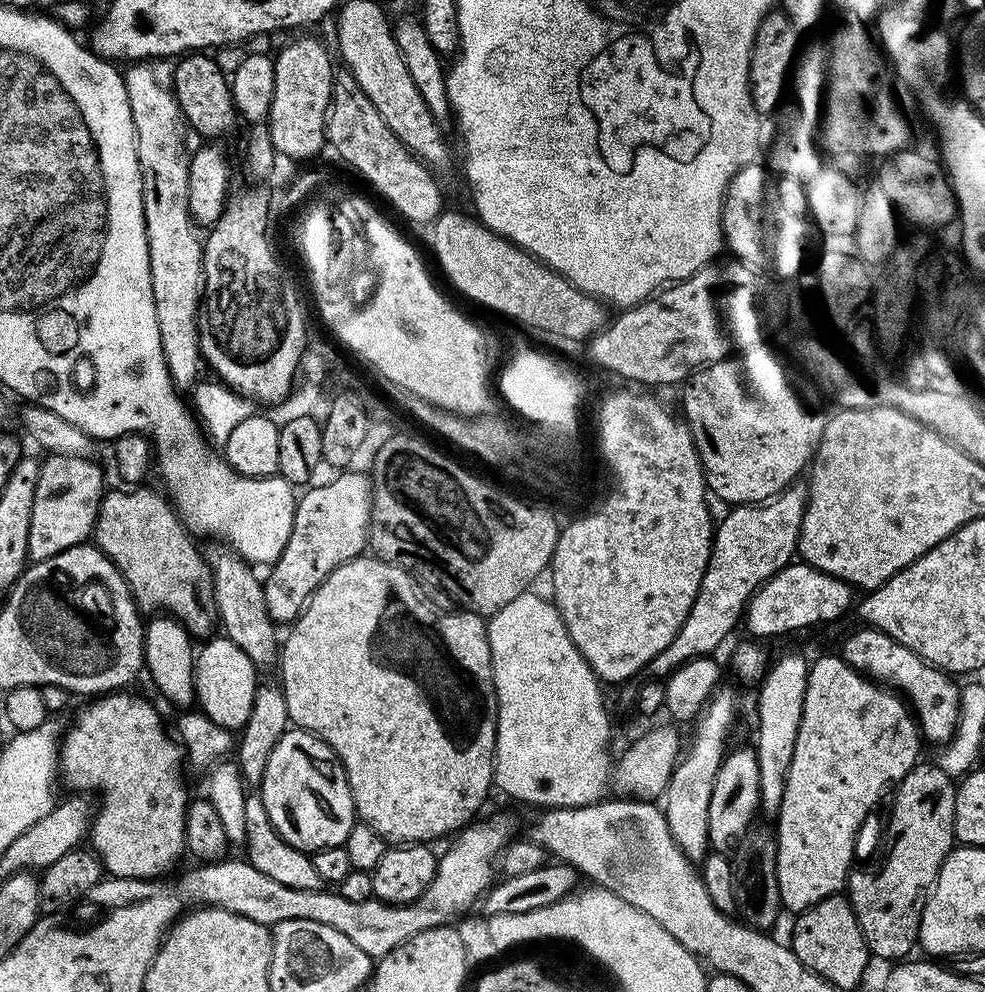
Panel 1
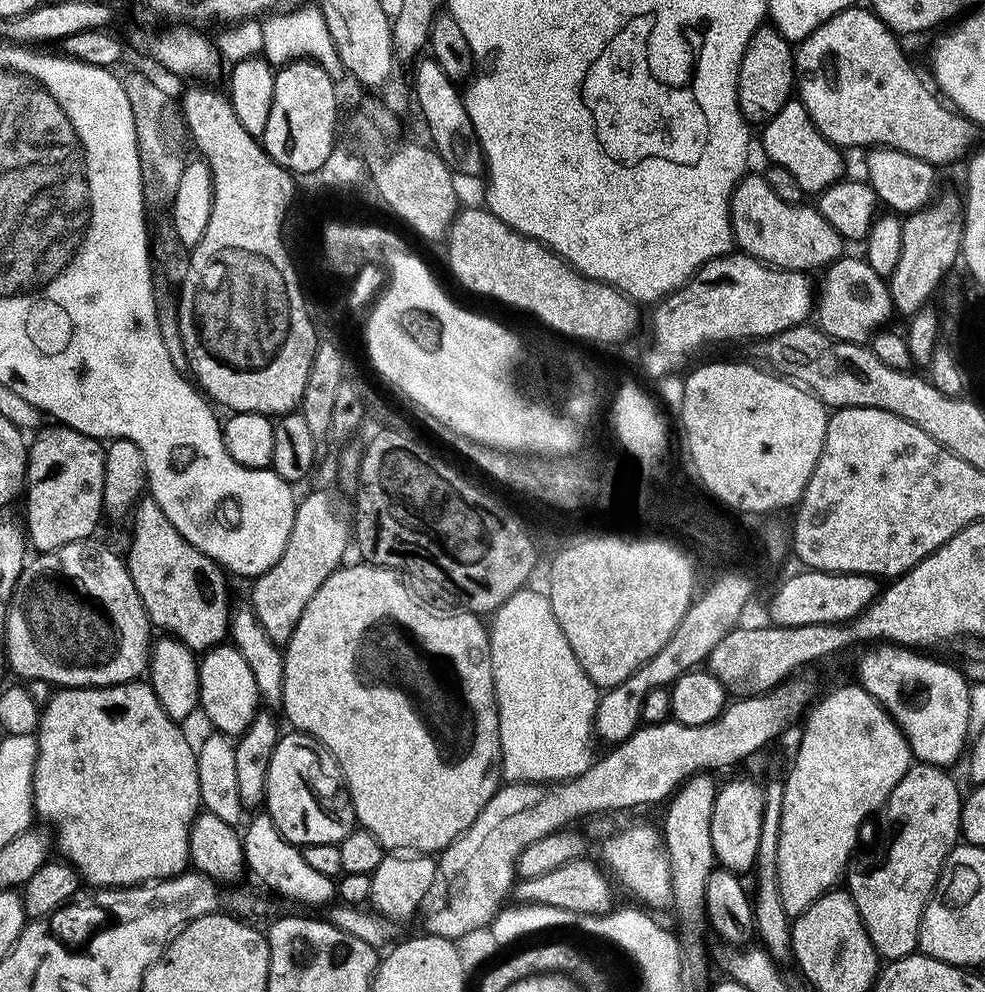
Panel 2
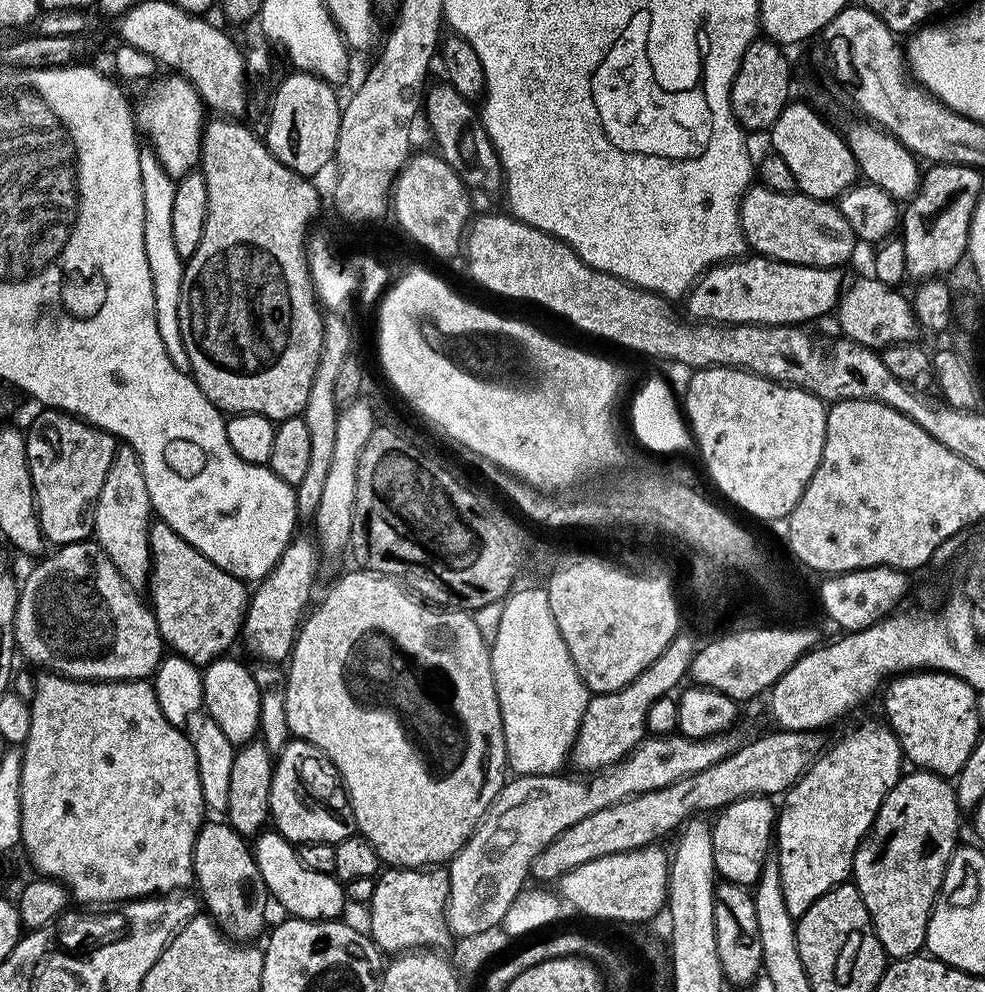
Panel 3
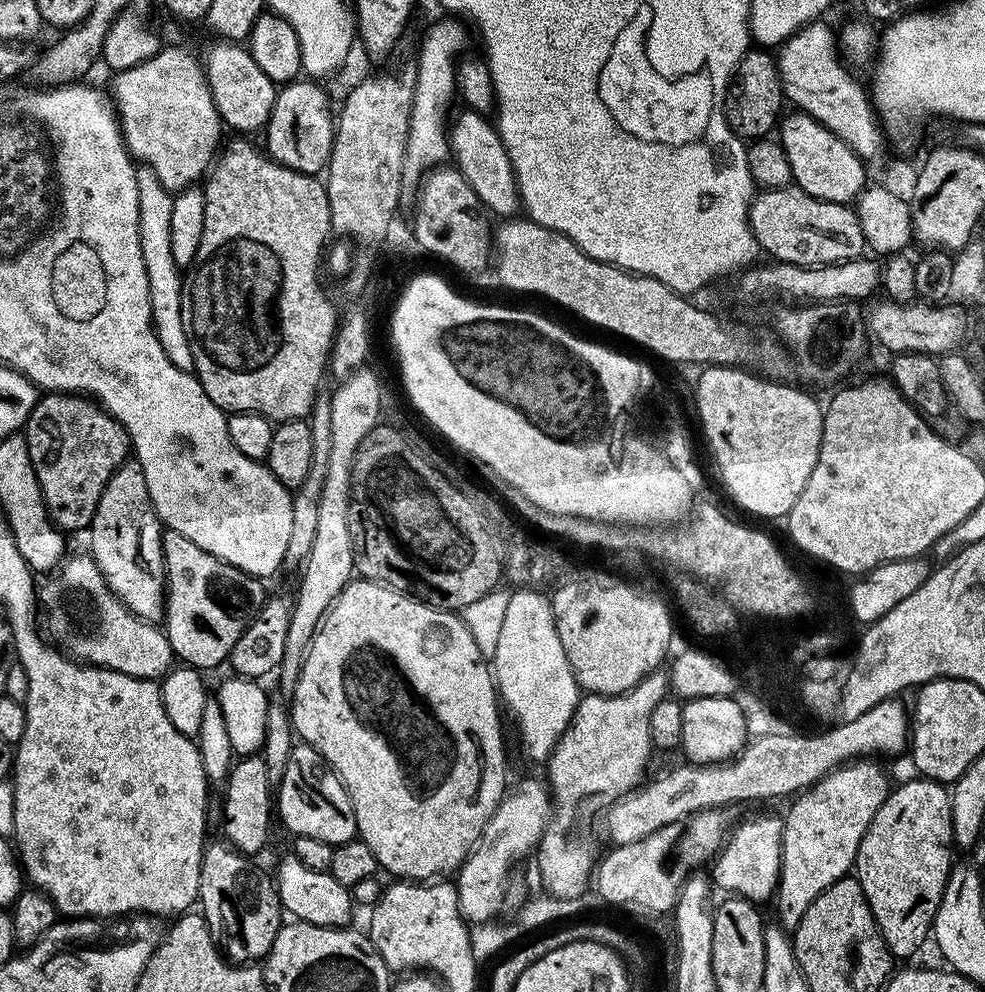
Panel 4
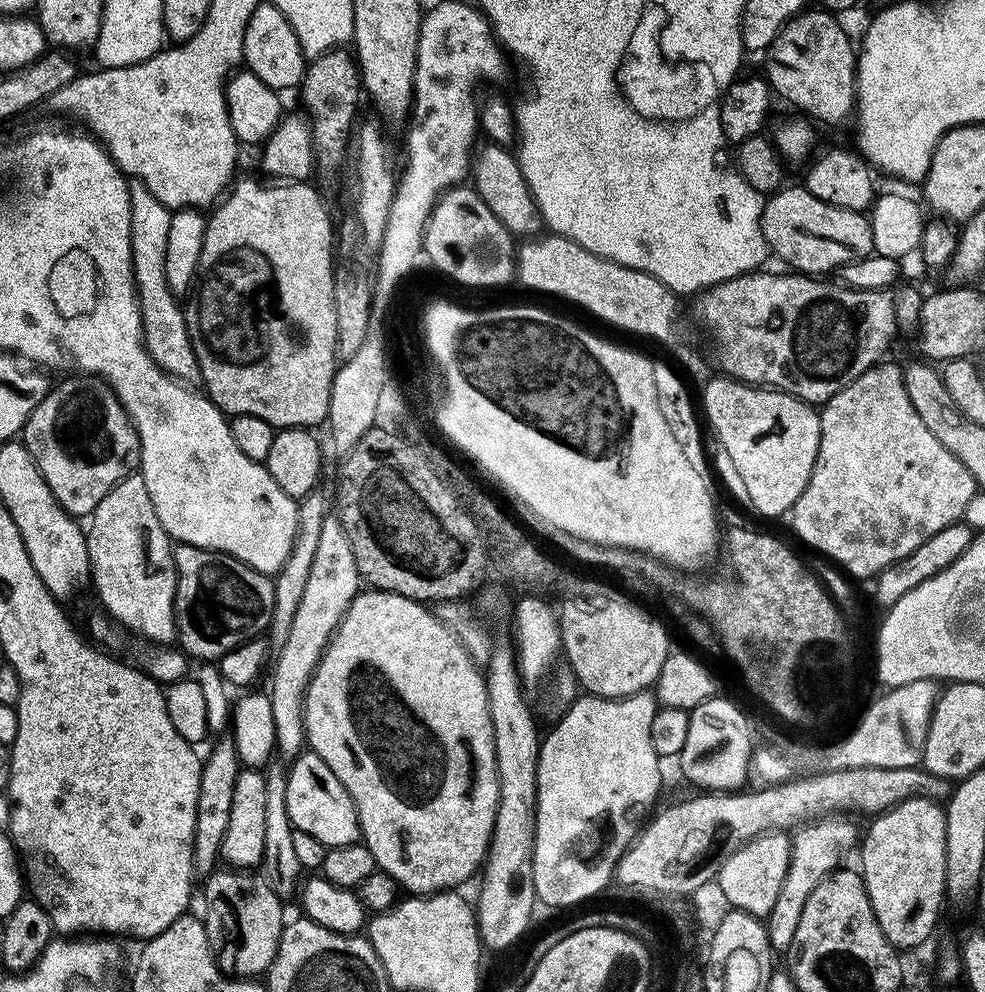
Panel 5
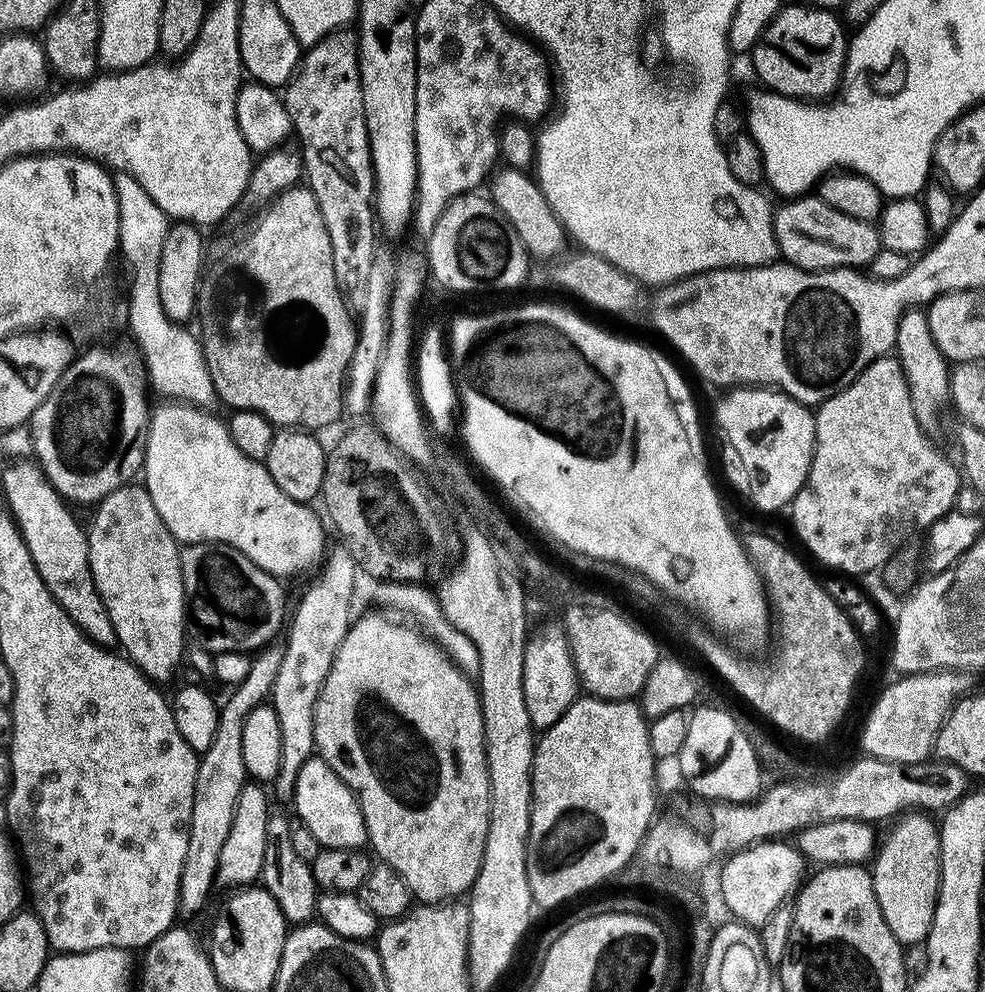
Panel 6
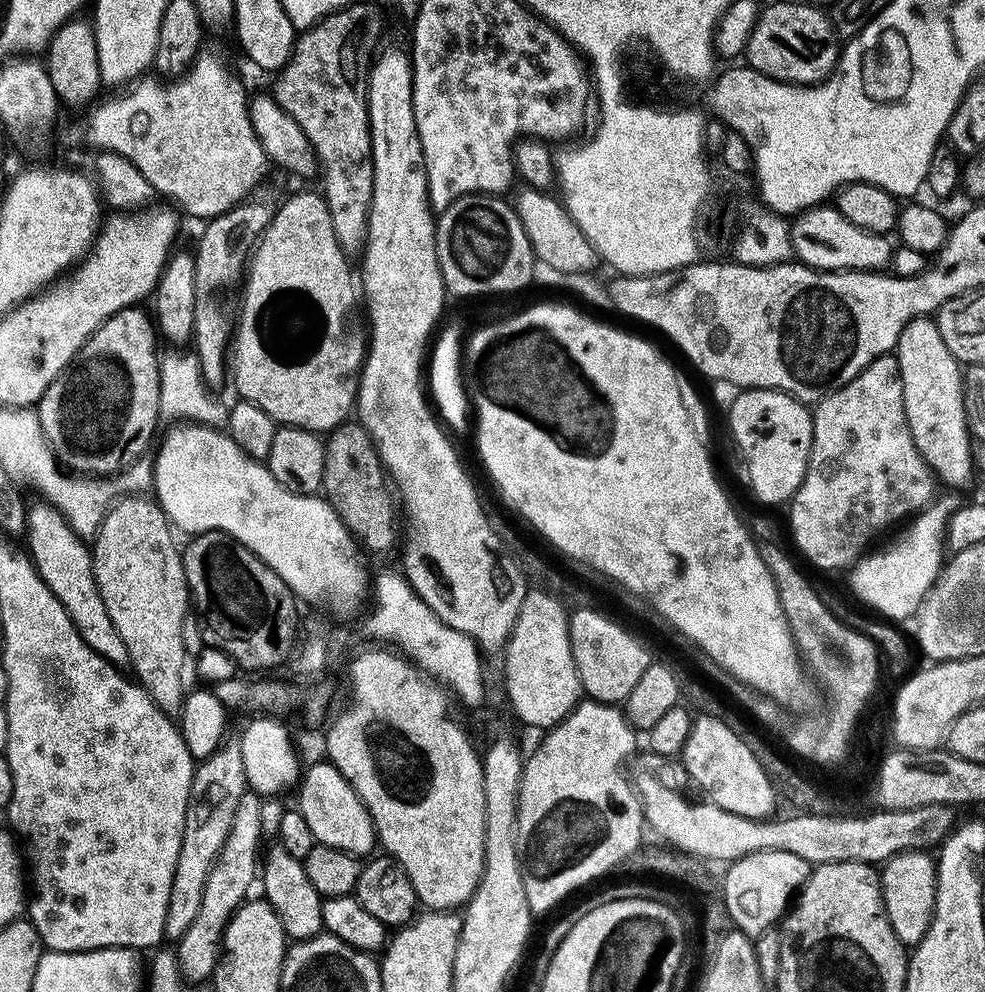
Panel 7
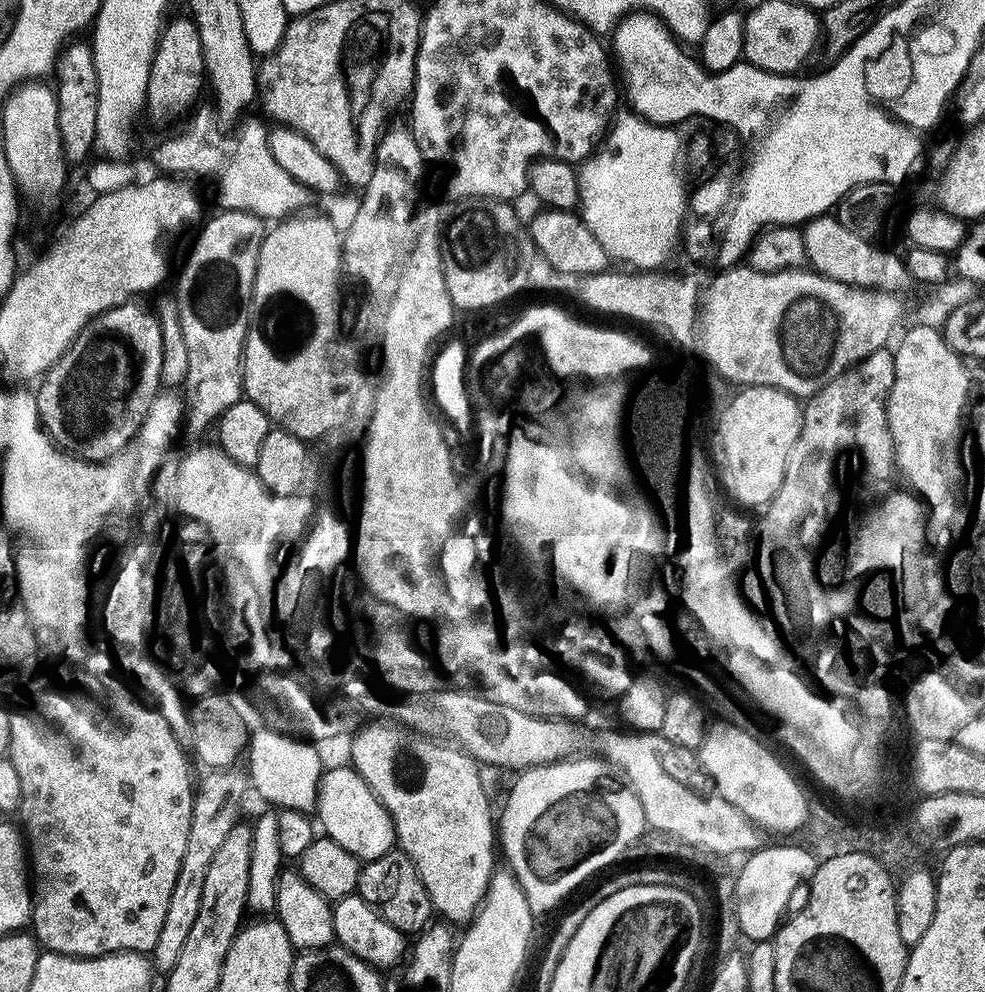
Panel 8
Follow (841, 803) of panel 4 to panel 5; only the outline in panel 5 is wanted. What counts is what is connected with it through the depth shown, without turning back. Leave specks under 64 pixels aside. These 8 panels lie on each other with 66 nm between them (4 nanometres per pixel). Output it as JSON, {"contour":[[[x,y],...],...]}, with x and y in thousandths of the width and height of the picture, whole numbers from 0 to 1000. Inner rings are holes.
{"contour":[[[829,825],[803,840],[804,860],[798,877],[798,885],[794,889],[794,897],[790,897],[790,905],[782,921],[778,924],[780,952],[785,961],[799,961],[802,950],[806,950],[806,938],[810,938],[810,925],[814,925],[814,917],[818,913],[818,905],[826,901],[826,893],[854,874],[857,859],[870,854],[871,839],[861,825]]]}

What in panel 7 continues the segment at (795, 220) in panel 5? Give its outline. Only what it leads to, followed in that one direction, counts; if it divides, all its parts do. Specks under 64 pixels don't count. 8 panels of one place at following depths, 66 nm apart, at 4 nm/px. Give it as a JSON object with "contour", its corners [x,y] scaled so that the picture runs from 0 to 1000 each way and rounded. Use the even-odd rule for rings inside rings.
{"contour":[[[829,208],[811,215],[803,223],[802,233],[807,261],[831,274],[888,274],[906,265],[908,246],[901,237],[867,228],[847,208]]]}

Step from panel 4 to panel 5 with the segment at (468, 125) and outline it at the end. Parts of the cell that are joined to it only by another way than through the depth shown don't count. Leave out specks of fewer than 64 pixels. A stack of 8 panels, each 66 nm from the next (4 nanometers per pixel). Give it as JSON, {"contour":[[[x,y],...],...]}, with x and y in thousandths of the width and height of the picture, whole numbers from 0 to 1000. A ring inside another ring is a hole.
{"contour":[[[501,143],[488,144],[479,158],[477,185],[487,197],[489,204],[493,204],[497,212],[502,212],[502,220],[506,220],[510,228],[520,233],[521,239],[536,240],[549,233],[548,213],[530,175],[527,160],[518,154],[520,153],[510,146]]]}

